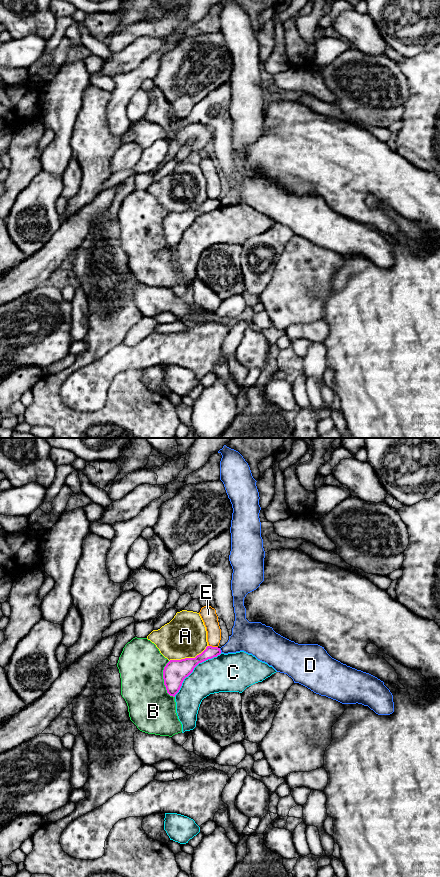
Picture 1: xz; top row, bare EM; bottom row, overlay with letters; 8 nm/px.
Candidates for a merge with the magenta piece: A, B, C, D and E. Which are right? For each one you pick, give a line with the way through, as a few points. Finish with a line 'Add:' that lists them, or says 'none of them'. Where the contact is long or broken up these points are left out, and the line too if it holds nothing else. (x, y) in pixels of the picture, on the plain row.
Add: none of them

